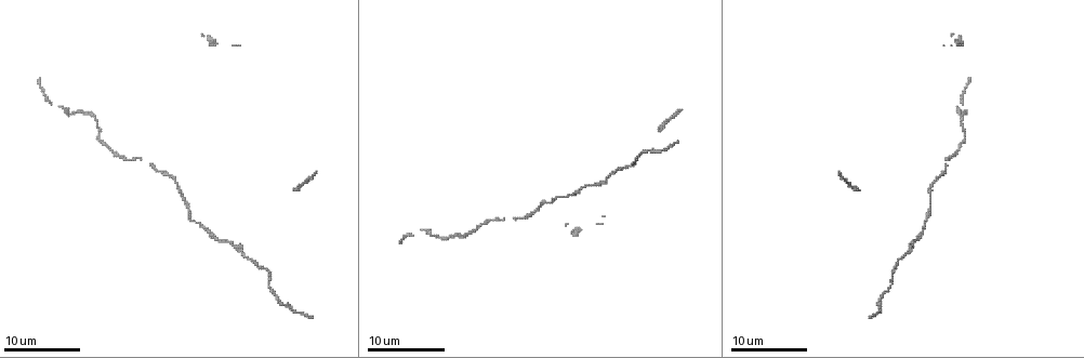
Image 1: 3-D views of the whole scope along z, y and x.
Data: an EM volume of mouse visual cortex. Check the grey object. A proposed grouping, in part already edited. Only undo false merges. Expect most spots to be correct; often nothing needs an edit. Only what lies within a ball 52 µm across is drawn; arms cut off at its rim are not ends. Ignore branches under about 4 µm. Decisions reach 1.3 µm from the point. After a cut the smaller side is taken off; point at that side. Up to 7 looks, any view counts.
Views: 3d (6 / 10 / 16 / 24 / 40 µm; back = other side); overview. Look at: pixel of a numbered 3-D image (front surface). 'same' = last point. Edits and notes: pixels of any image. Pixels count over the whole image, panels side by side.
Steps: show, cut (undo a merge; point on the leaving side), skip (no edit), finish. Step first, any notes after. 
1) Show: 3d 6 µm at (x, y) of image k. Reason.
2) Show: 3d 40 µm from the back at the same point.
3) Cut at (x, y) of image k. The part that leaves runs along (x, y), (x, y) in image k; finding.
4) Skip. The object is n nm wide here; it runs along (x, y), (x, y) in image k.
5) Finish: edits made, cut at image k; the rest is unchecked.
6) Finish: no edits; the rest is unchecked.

Show: 3d 6 µm at (58, 106) of image 1. Narrows sharply.

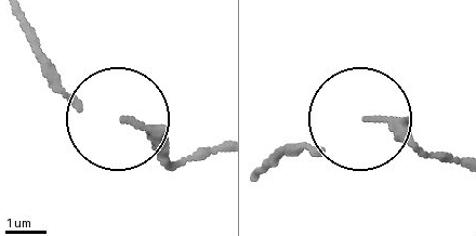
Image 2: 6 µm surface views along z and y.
Show: 3d 6 µm from the back at (126, 118) of image 2.

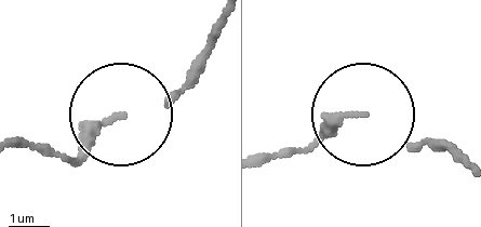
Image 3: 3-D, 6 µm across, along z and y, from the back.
Skip. It runs along (266, 158), (318, 144), (359, 117), (439, 148) in image 3; one neuron here.

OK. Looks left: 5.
Show: 3d 16 µm at (908, 254) of image 1. Calibre changes.

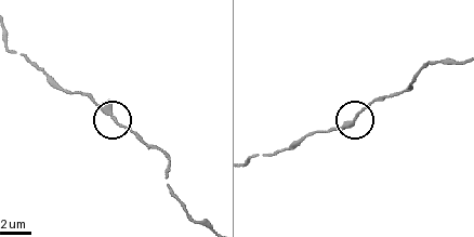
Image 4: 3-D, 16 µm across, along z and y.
Skip. The object is 300 nm wide here; one neuron here.

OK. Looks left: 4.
Show: 3d 10 µm at (177, 184) of image 1. Narrows sharply.

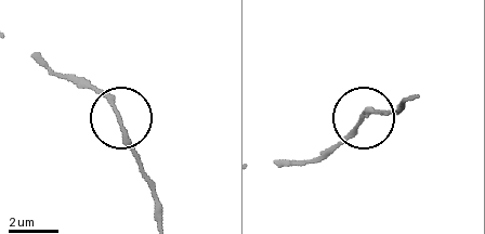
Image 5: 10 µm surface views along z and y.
Show: 3d 6 µm at (117, 112) of image 5. Closer look.

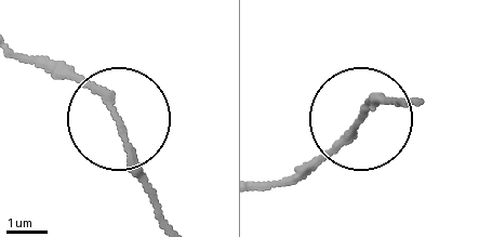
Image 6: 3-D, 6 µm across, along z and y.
Skip. It runs along (152, 210), (125, 131), (63, 62) in image 6; one neuron here.

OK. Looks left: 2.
Show: 3d 6 µm at (205, 230) of image 1. Calibre changes.

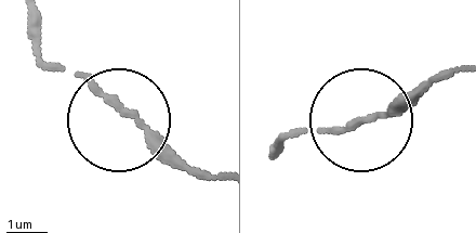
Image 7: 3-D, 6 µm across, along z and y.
Skip. The object is 140 nm wide here; it runs along (273, 149), (304, 128), (397, 114), (435, 79) in image 7; one neuron here.

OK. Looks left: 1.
Finish: no edits; the rest is unchecked.

